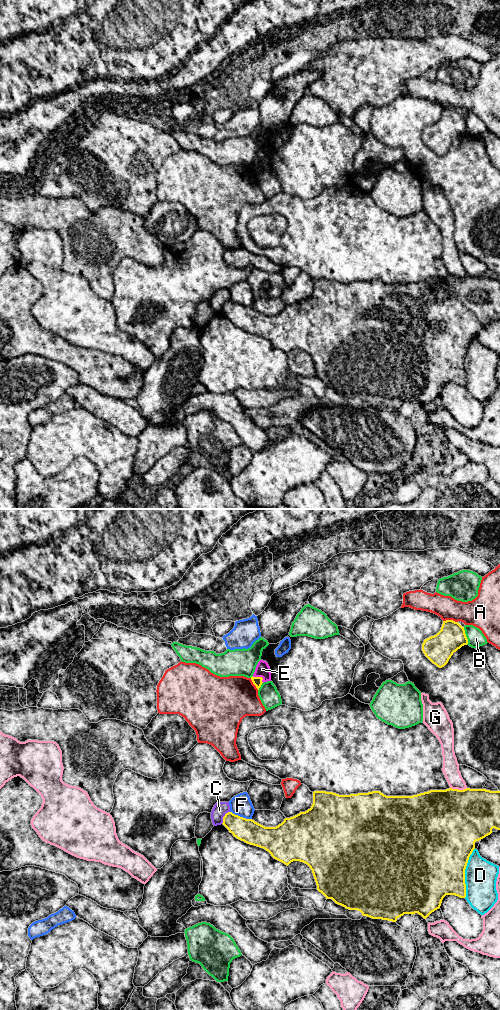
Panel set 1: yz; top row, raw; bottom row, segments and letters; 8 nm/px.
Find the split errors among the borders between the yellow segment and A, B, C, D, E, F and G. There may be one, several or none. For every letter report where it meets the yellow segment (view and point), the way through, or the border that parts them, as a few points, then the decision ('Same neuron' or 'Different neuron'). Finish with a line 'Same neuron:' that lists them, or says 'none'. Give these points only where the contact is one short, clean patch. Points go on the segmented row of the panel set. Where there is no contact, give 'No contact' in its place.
A: Touches yellow at yz (450, 620). Different neuron
B: Touches yellow at yz (465, 635). Different neuron
C: Touches yellow at yz (223, 817). Boundary: yz (229, 811), (225, 814), (221, 823). Different neuron
D: Touches yellow at yz (464, 873). Different neuron
E: Touches yellow at yz (259, 677). Boundary: yz (252, 676), (260, 676), (263, 682). Different neuron
F: Touches yellow at yz (241, 817). Different neuron
G: Touches yellow at yz (457, 789). Different neuron
Same neuron: none

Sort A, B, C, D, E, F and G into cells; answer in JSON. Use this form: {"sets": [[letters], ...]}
{"sets": [["A"], ["B"], ["C", "E"], ["D"], ["F"], ["G"]]}

